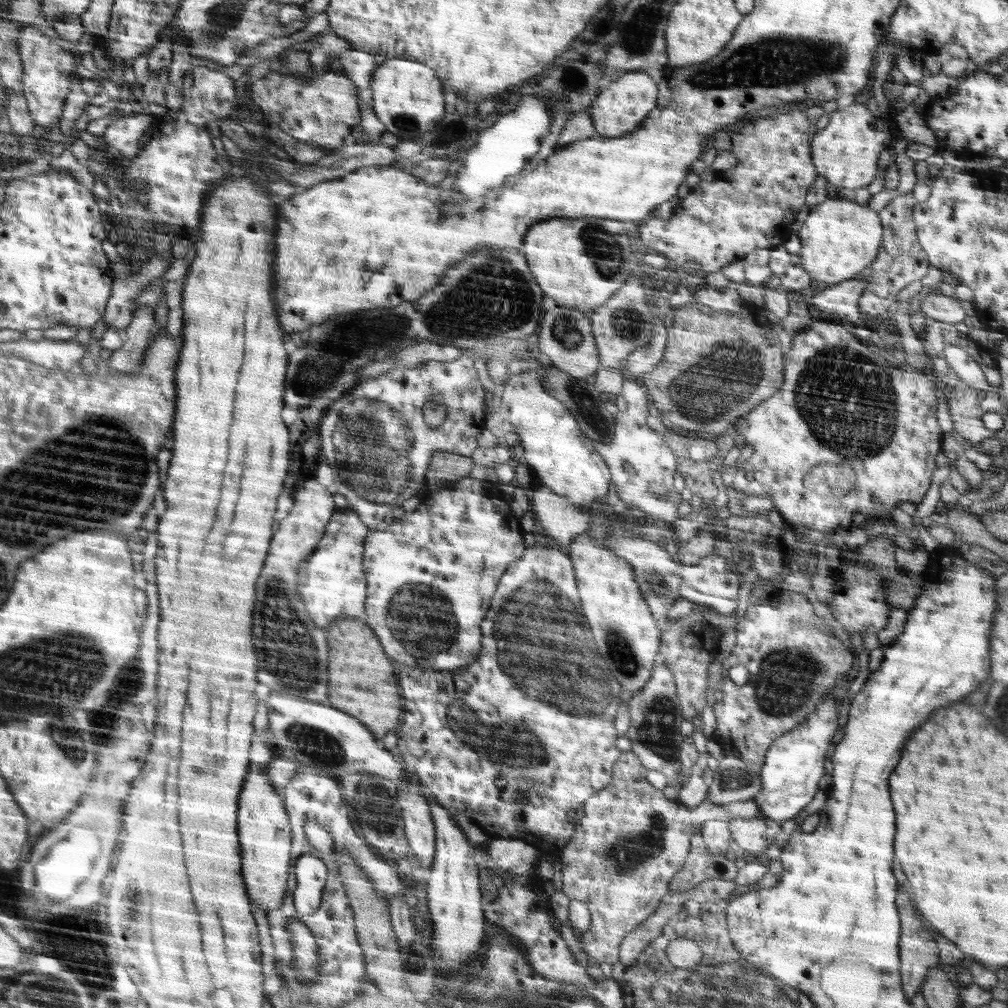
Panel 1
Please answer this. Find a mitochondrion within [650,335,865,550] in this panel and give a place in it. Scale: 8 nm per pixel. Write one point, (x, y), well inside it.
(718, 382)

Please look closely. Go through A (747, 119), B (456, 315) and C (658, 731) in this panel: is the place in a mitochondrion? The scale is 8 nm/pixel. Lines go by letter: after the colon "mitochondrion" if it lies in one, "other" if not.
A: other
B: mitochondrion
C: mitochondrion

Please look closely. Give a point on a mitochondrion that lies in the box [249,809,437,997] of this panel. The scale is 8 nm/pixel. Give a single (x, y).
(412, 958)

